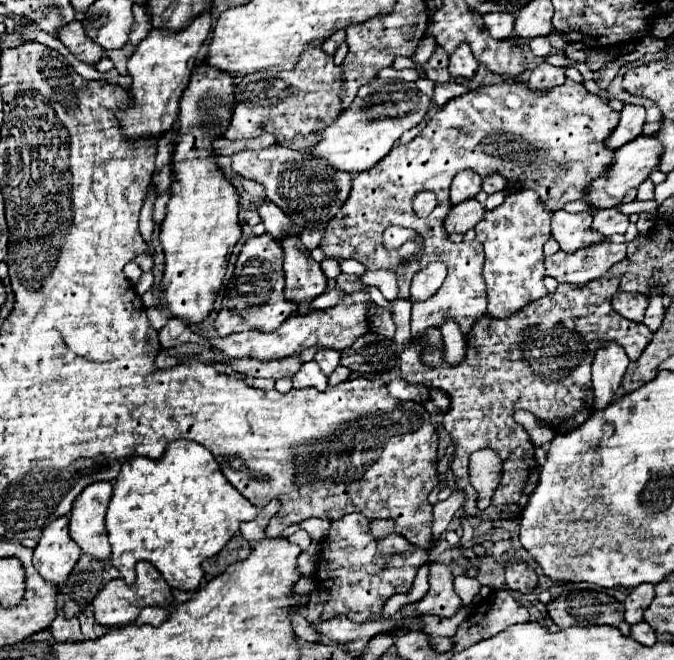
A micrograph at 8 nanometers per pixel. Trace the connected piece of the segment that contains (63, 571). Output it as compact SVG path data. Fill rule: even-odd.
M61 516L43 528L35 548L33 566L45 580L59 586L67 580L79 556L81 548L69 536L69 516Z

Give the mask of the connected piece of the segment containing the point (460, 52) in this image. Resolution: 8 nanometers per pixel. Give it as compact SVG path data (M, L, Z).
M459 46L457 52L451 54L451 62L449 62L449 72L453 78L465 78L471 80L477 72L477 60L471 56L471 48L467 46Z

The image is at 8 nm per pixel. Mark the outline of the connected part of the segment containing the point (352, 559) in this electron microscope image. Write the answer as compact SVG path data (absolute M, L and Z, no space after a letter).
M347 514L341 520L331 522L331 530L323 542L321 560L315 574L319 586L331 594L331 600L323 606L321 620L329 620L339 614L345 614L349 620L359 624L379 620L385 602L393 594L407 594L413 586L419 566L427 562L427 550L409 544L399 534L373 540L369 524L371 522L361 514Z

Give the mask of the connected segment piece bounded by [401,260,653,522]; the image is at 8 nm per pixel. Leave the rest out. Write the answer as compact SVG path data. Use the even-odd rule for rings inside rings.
M627 260L615 264L609 268L609 272L599 278L589 282L583 288L575 288L569 284L559 284L555 294L547 294L545 298L525 306L521 312L515 316L509 316L505 320L483 316L471 330L469 340L467 340L467 356L461 364L449 366L443 362L437 368L429 368L421 362L421 348L417 342L411 342L407 350L401 354L401 378L411 382L411 384L421 384L425 388L439 388L447 392L453 398L451 410L443 418L445 430L451 434L453 442L457 444L455 450L455 460L451 464L451 470L457 478L457 490L465 492L465 504L463 510L467 516L479 516L483 520L517 520L521 516L521 510L525 508L531 492L537 486L539 474L523 474L523 458L515 458L515 446L519 440L519 424L513 420L515 410L527 410L535 414L539 420L551 422L551 428L555 432L569 432L577 426L581 426L591 414L593 414L593 386L591 386L591 362L593 362L593 352L603 344L603 342L617 342L625 348L629 360L637 360L645 346L651 342L653 332L639 322L629 322L617 312L613 312L611 300L617 288L619 280L627 270ZM481 448L493 448L499 452L503 458L503 480L501 486L495 490L495 496L491 500L491 506L487 510L477 508L477 492L469 484L469 456L475 450Z

